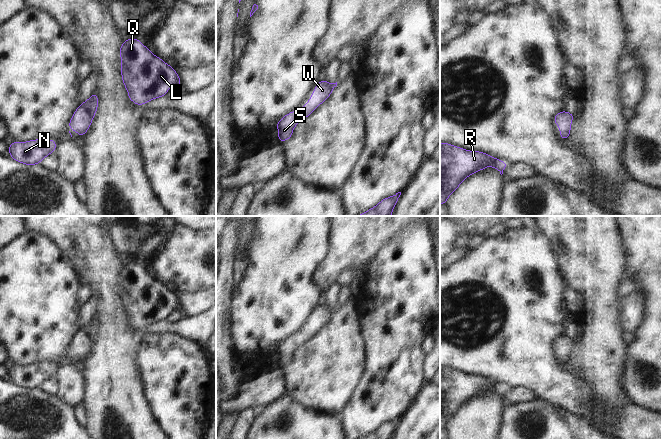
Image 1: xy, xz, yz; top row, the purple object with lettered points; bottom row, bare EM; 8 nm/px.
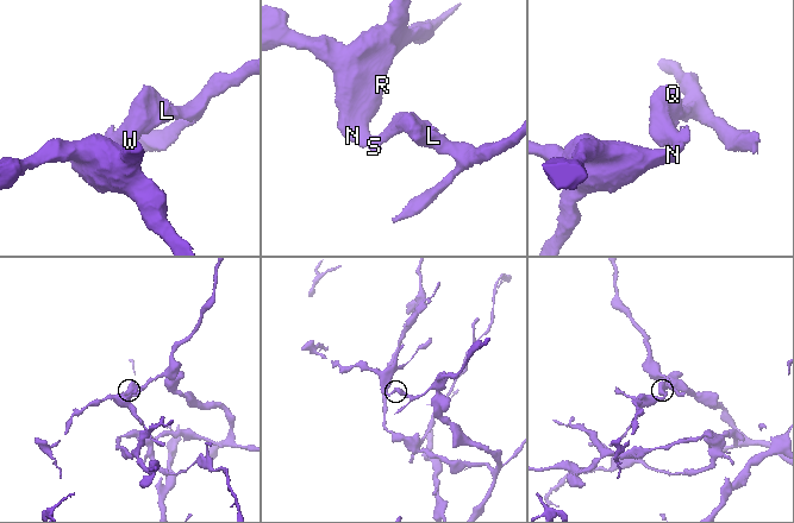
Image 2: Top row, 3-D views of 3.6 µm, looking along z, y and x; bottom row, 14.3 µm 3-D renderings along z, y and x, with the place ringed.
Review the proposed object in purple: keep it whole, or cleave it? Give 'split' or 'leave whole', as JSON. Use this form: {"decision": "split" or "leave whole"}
{"decision": "leave whole"}

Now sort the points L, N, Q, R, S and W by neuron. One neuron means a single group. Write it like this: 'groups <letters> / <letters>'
groups L N Q R S W

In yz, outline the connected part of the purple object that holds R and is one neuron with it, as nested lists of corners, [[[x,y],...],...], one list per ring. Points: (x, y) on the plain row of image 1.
[[[440,367],[440,428],[445,428],[448,421],[471,398],[491,390],[502,399],[507,389],[484,376]]]

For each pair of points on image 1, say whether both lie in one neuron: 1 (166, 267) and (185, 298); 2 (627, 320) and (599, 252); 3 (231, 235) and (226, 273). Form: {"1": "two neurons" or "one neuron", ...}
{"1": "two neurons", "2": "two neurons", "3": "one neuron"}

